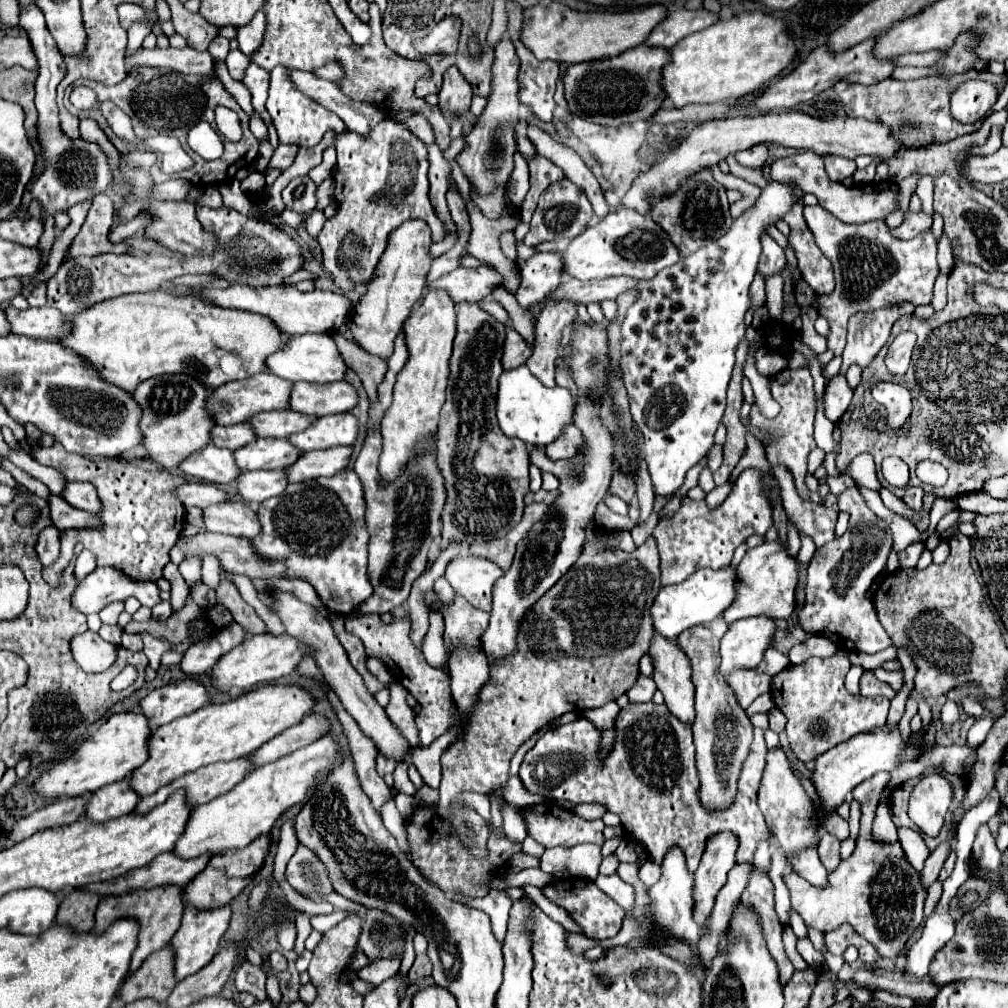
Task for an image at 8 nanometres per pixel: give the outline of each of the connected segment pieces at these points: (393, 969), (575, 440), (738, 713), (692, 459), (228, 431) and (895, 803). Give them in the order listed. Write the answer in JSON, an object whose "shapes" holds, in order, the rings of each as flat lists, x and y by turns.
{"shapes":[[[402,954,390,959,378,959,360,969,357,972,357,976,375,986,380,985,385,979,398,972,402,959]],[[569,425,563,433,563,437,559,437,557,441,553,441,551,445,545,447,545,453,549,459,571,459,575,457,581,449,583,449,585,441,583,435,579,433,579,429,575,425]],[[715,619,705,625,691,627,683,631,677,639,681,649,689,655,693,663,693,685,695,685,695,723,693,739,697,747,697,769,701,779,701,801,711,809,727,807,737,793,737,779,741,765,747,757,749,745,753,741,753,725,745,715,745,709,735,701,727,679,719,677,719,641,723,637,727,623]],[[771,181,755,207,733,221,731,229,707,243,703,249,683,257,679,263,663,269,649,281,641,281,639,301,627,309,621,333,621,373,631,403,631,415,643,433,643,453,649,467,655,493,671,495,683,485,685,473,701,461,713,447,713,435,725,411,725,391,735,365,735,349,745,337,745,313,749,309,749,285,757,271,761,255,759,237,769,223,779,221,795,203,793,185]],[[237,423,237,425,231,425,231,427,221,427,221,425,215,425,213,431,211,431,211,441,213,445,217,447,227,447,227,449,239,449,243,445,249,445,251,441,255,441,255,431,251,429,251,425,245,423]],[[909,779,903,785,899,785,893,795,891,795,891,815,895,825,907,825,911,829,917,831,917,827,913,825,913,821,907,815,907,801,909,801,909,793,911,789,917,785,917,779]]]}

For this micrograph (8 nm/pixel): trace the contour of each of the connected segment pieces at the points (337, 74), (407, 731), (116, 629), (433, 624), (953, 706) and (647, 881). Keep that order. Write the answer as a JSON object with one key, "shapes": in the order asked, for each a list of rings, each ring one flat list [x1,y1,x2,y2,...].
{"shapes":[[[329,61,325,67,315,70,313,73,317,77,333,81,333,83,341,83,341,81,343,81,343,77,345,77,345,71,343,71,343,67,341,67,339,63,335,63,335,61]],[[391,687,391,701,385,707,385,711,389,713,387,717,401,729,403,737,411,743,417,745,417,727,415,727,415,713,411,711,411,707,405,703,405,695,403,695,403,687]],[[103,624,99,630,100,636,106,641,119,646,121,644,121,635,124,633,123,627,119,624,105,625]],[[433,611,429,615,429,631,423,639,423,655,431,665,443,665,445,649,443,649,443,617]],[[947,701,947,703,943,705,941,719,943,719,943,723,945,723,945,725,955,723,955,721,959,719,959,705,957,705,957,703,953,703,953,701]],[[646,861,639,870,639,878,648,888,653,886,659,880,660,876,660,867,650,861]]]}

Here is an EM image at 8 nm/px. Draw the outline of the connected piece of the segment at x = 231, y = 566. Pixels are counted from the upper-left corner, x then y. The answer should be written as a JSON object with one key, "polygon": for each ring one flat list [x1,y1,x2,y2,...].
{"polygon":[[197,533,193,537,179,537,177,545,170,550,170,561,179,565,187,555,203,555,203,553,213,553,217,559,223,563,223,567,231,573,245,575,249,579,285,579,283,565,279,561,263,561,259,553,255,553,255,547,251,545,249,539,241,537,231,537,231,535,221,535,221,533]]}

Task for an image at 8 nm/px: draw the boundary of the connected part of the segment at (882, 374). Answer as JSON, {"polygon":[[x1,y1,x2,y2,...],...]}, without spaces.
{"polygon":[[883,347,883,351,873,359,873,363,863,369,863,379,875,379,875,381,895,381,895,375,891,375,885,367,885,351,887,347]]}

